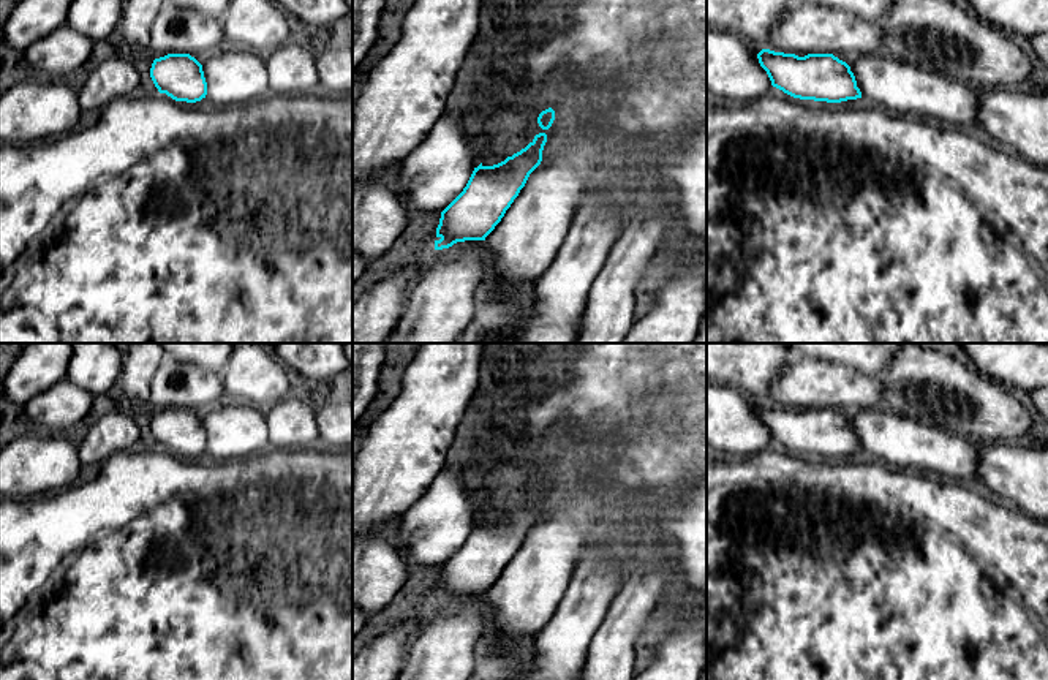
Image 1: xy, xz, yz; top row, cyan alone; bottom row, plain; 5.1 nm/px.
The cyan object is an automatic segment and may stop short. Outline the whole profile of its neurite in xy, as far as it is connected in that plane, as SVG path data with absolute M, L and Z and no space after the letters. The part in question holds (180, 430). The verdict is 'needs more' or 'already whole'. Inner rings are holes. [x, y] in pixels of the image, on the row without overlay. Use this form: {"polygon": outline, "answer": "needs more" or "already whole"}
{"polygon": "M168 408L155 413L150 432L160 448L175 455L196 457L207 449L202 419L190 408Z", "answer": "already whole"}

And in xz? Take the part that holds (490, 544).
{"polygon": "M539 487L504 516L474 522L463 546L441 566L435 604L465 595L485 595L541 519L545 497L547 489Z", "answer": "already whole"}

